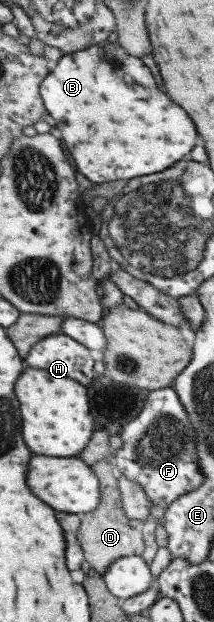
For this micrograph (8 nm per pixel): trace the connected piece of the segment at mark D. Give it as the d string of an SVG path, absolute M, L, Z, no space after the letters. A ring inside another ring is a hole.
M108 459L100 460L92 465L100 479L100 491L102 491L102 502L94 511L82 515L78 538L85 552L85 560L90 568L97 570L104 576L108 568L119 558L130 555L141 555L146 548L144 538L140 533L140 527L130 526L130 517L127 515L123 505L123 495L119 487L119 478L114 476Z

